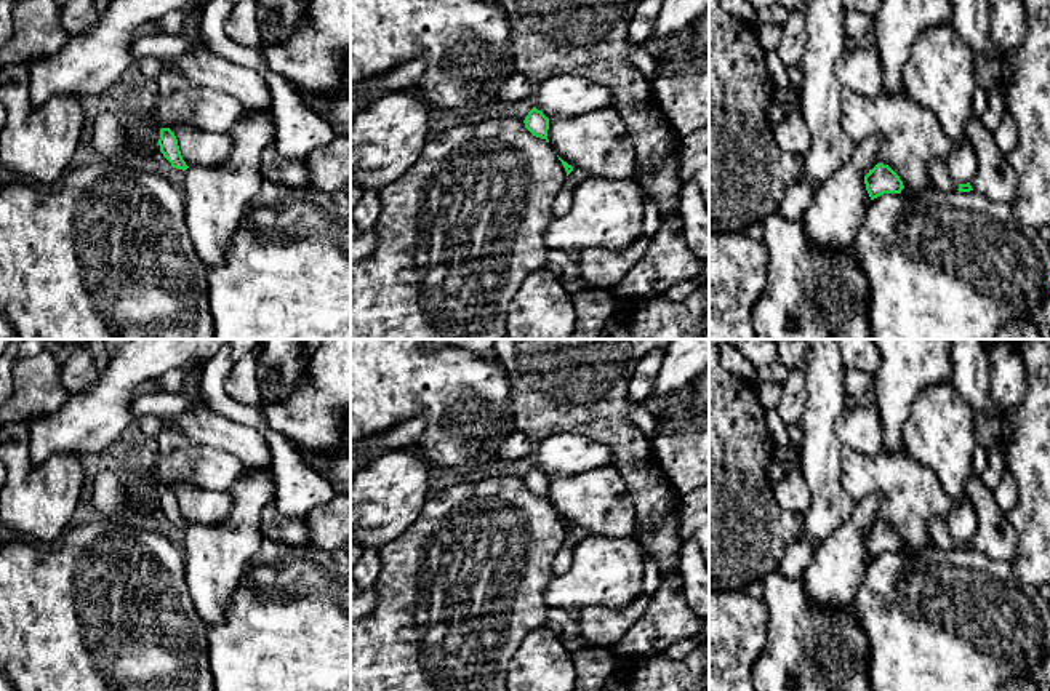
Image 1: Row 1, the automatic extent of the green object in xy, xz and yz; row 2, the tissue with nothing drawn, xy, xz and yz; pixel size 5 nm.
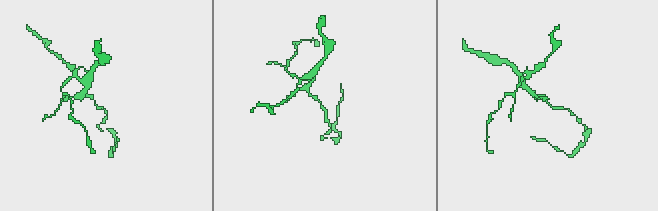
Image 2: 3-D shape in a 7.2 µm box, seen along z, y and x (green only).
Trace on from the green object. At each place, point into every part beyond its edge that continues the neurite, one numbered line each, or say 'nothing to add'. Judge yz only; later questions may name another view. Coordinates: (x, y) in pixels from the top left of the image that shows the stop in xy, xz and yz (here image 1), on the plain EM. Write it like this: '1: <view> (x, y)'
nothing to add

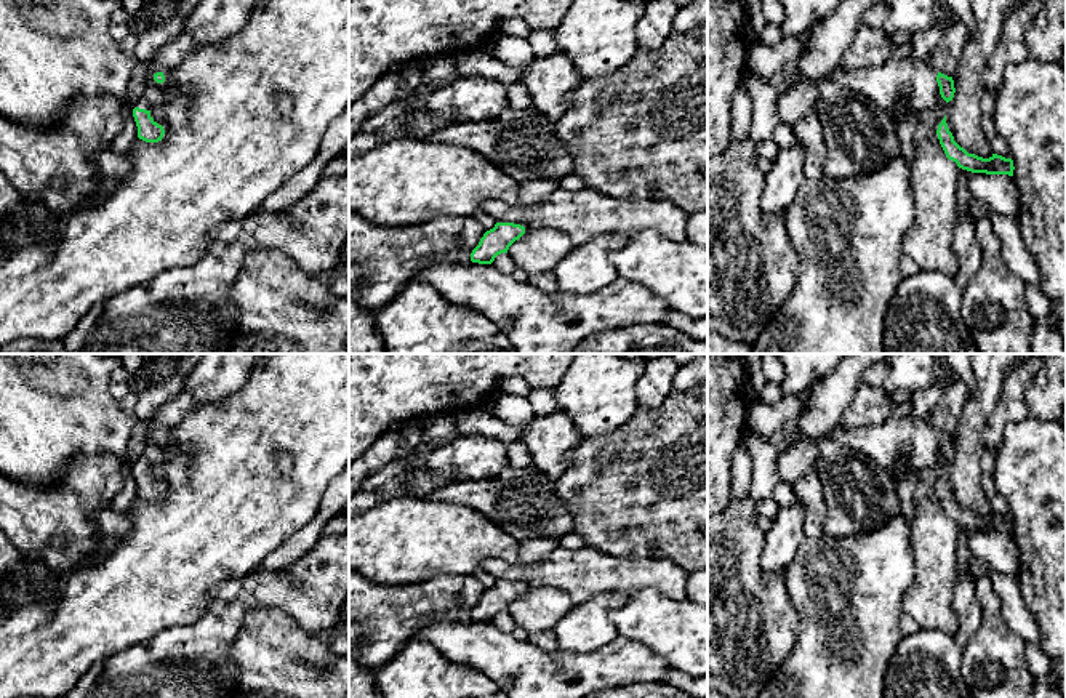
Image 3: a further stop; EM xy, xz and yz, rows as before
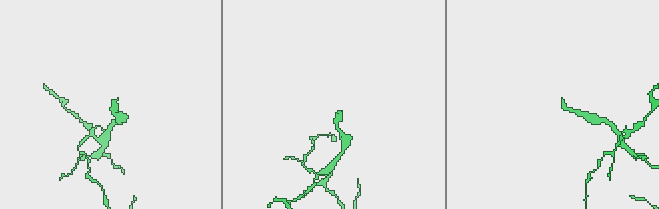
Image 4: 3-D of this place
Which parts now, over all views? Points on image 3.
1: yz (887, 444)

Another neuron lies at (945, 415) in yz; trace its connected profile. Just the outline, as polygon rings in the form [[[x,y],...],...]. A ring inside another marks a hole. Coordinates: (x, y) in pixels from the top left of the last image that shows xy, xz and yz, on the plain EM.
[[[954,378],[954,381],[944,387],[941,400],[935,405],[928,418],[932,426],[936,431],[952,435],[968,394],[970,387],[964,381]]]

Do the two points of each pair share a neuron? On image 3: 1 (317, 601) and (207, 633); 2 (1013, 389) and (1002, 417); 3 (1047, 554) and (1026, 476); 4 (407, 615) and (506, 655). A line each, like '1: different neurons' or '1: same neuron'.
1: same neuron
2: same neuron
3: same neuron
4: different neurons

